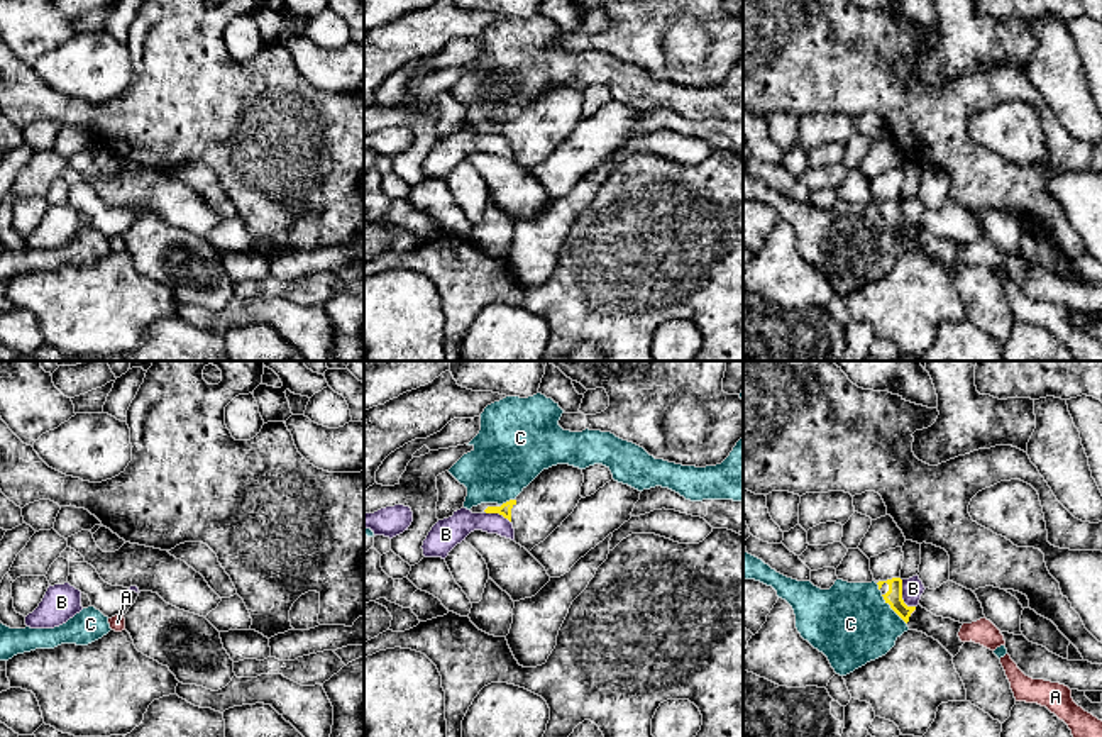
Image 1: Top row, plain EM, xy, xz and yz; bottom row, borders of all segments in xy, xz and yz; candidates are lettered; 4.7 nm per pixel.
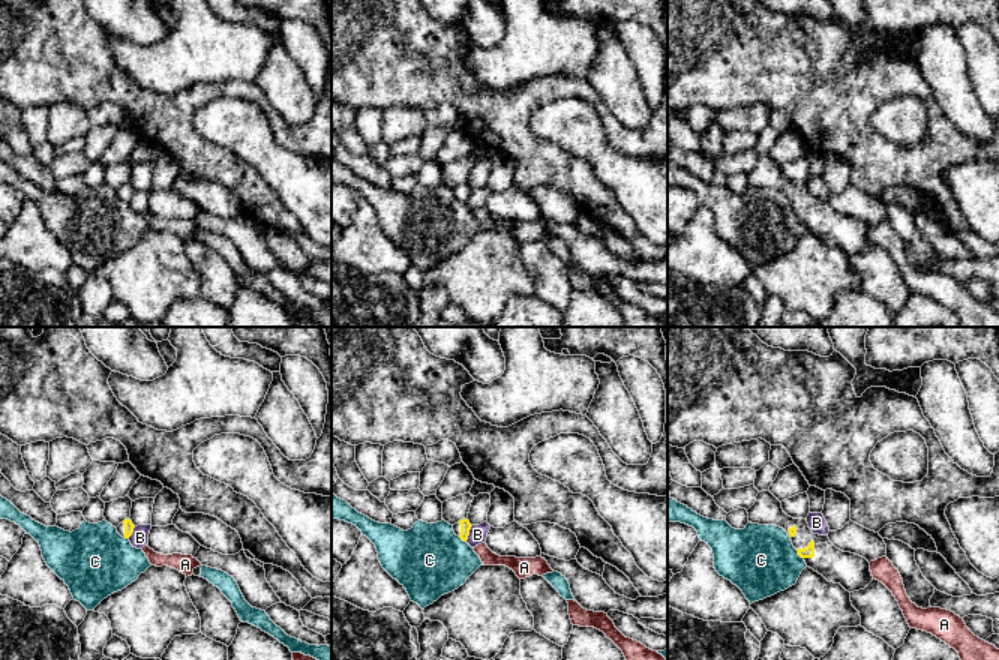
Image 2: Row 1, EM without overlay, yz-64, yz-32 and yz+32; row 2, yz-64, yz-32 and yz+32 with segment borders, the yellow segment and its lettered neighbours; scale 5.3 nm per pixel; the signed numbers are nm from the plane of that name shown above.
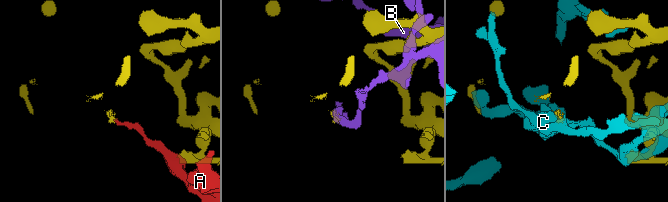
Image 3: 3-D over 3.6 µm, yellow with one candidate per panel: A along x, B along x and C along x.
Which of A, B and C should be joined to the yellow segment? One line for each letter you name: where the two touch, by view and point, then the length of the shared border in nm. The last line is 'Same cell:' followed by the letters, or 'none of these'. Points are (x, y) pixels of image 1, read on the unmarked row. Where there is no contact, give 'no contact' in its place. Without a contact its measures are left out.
Same cell: none of these

